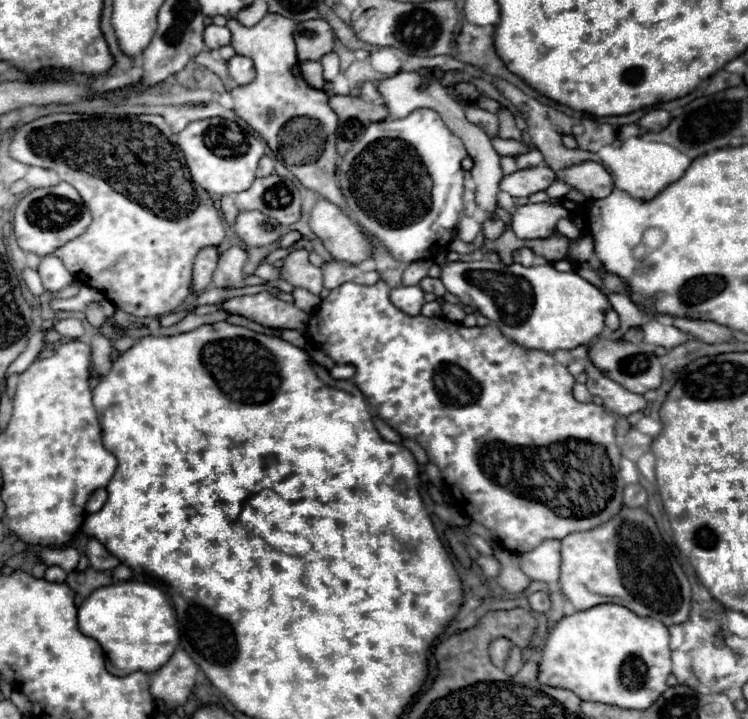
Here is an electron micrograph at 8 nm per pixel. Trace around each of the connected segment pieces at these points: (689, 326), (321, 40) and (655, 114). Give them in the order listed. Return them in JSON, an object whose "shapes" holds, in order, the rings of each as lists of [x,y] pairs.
{"shapes":[[[[674,316],[672,324],[676,328],[680,328],[682,332],[692,334],[694,338],[700,338],[704,342],[726,342],[726,340],[732,340],[732,332],[726,326],[716,324],[712,320],[692,320],[692,318]]],[[[306,20],[296,26],[294,42],[300,62],[320,60],[334,50],[334,32],[326,20]]],[[[654,108],[654,110],[646,112],[638,122],[638,126],[644,132],[658,132],[658,130],[664,130],[668,124],[670,124],[670,114],[662,108]]]]}

